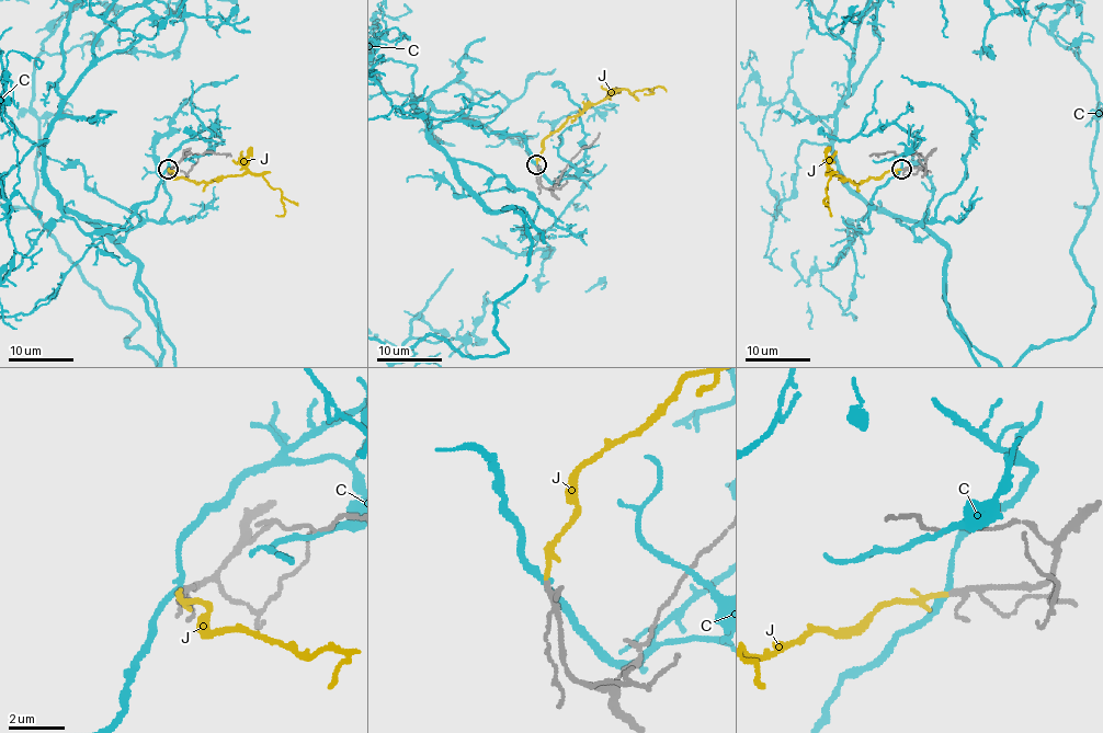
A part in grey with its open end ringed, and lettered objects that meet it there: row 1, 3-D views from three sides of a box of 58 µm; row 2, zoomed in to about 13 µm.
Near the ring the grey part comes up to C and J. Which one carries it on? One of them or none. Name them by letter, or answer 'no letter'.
J

